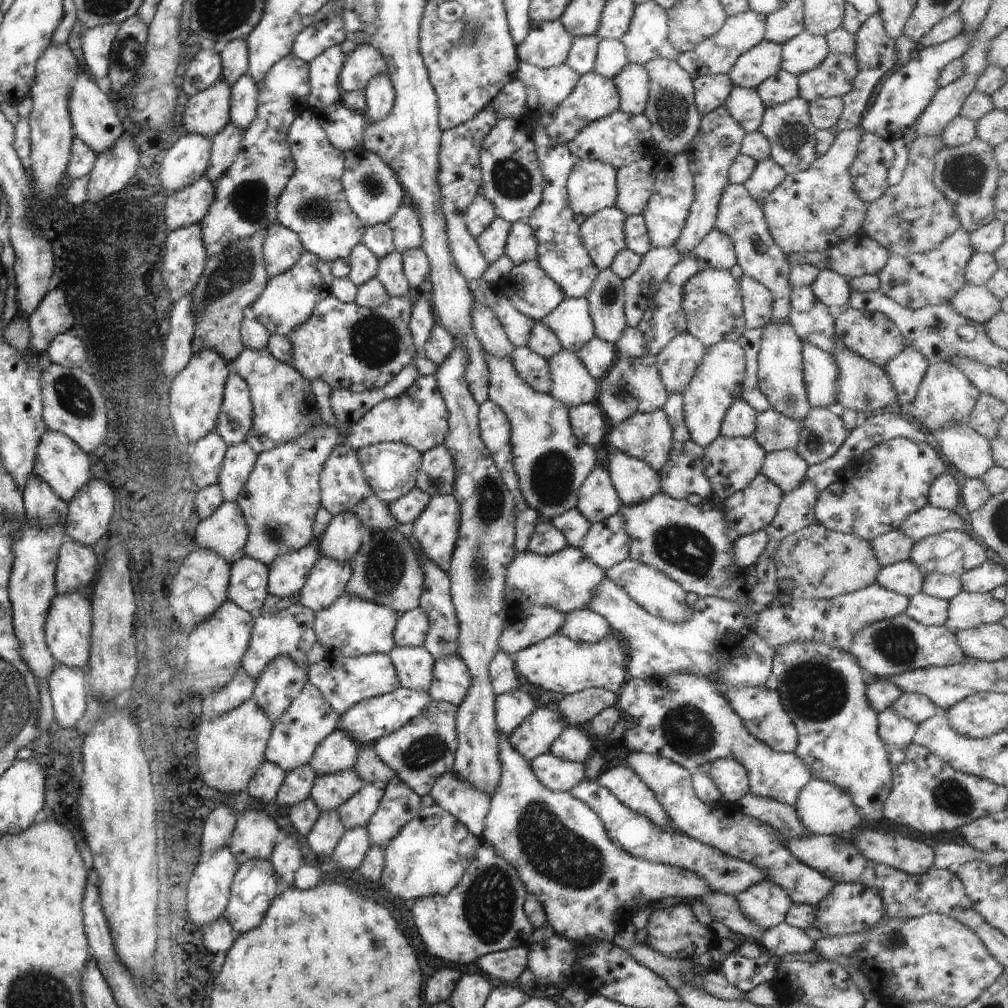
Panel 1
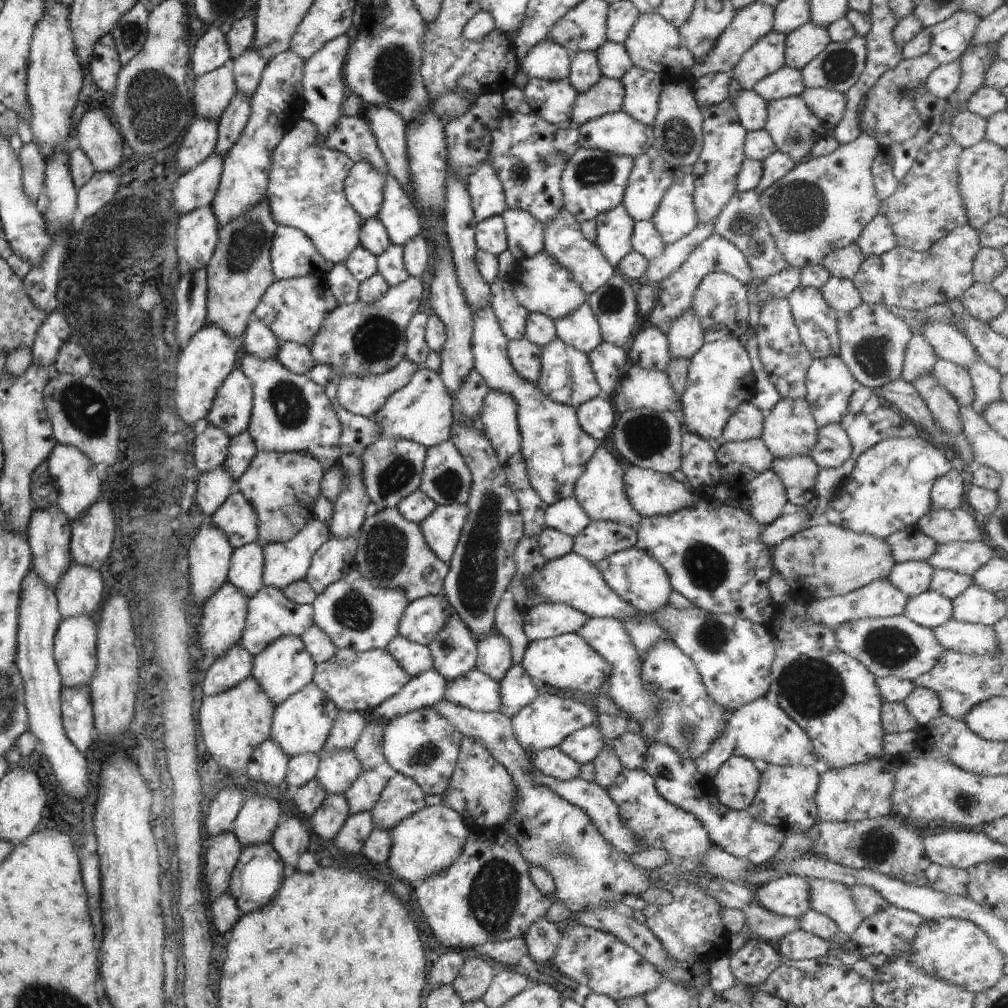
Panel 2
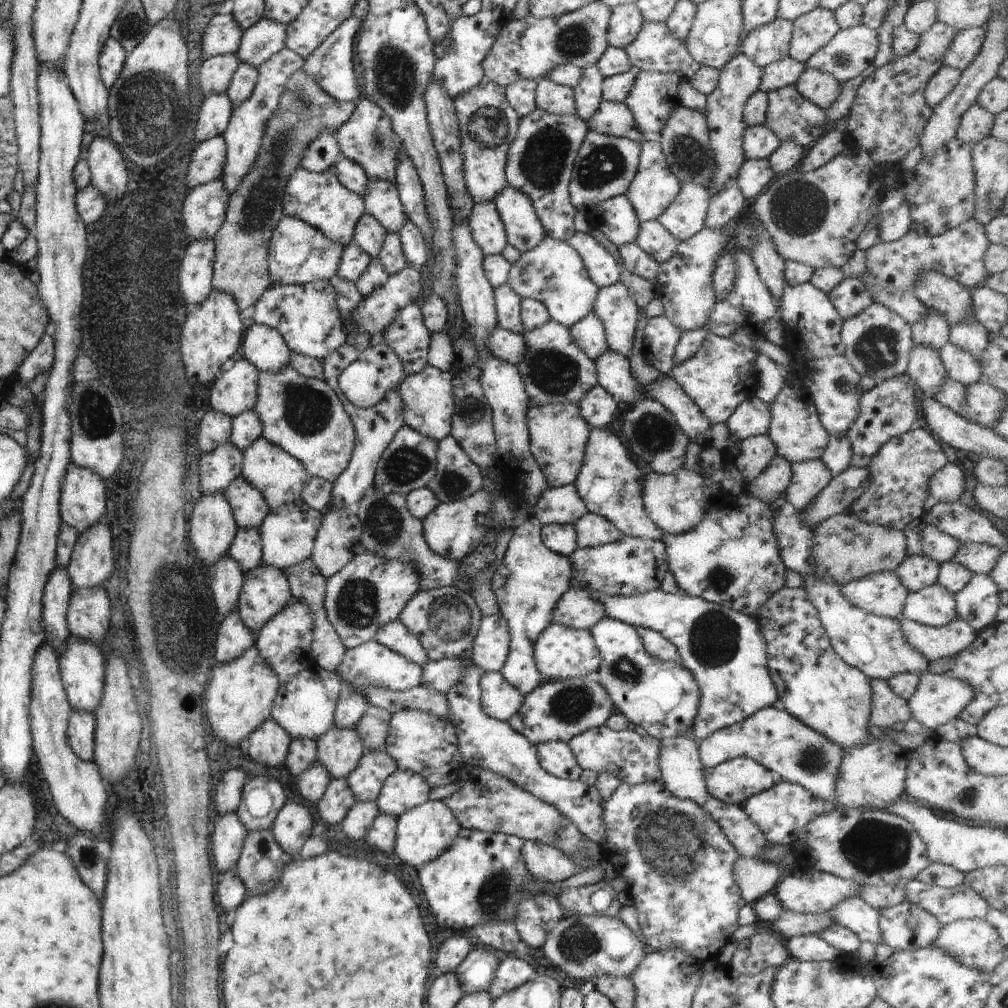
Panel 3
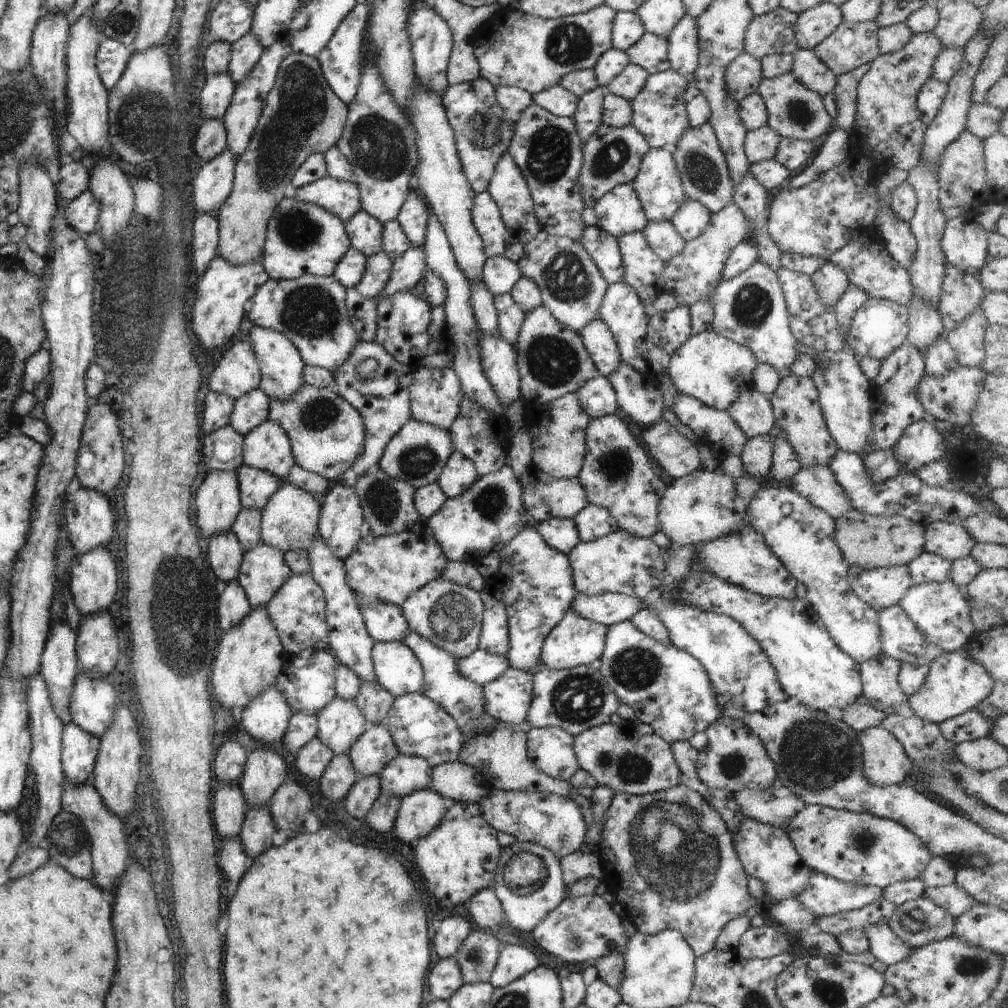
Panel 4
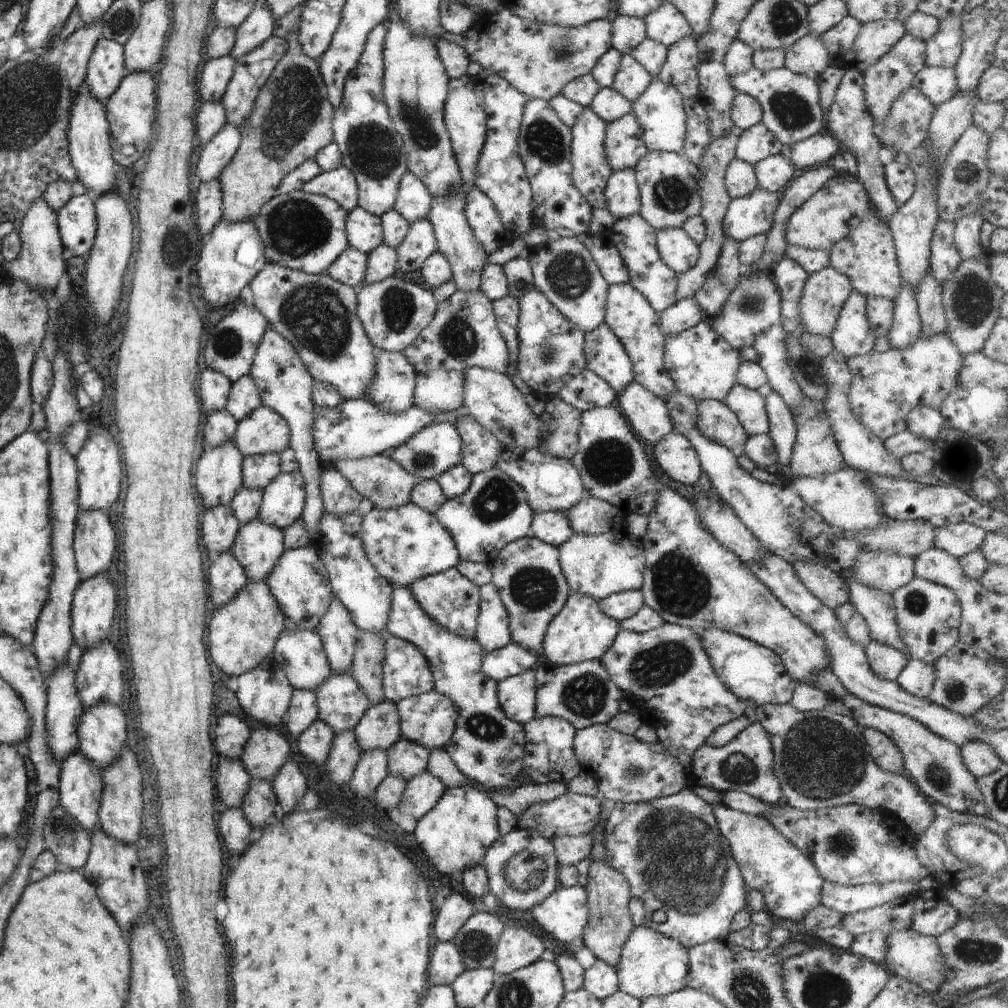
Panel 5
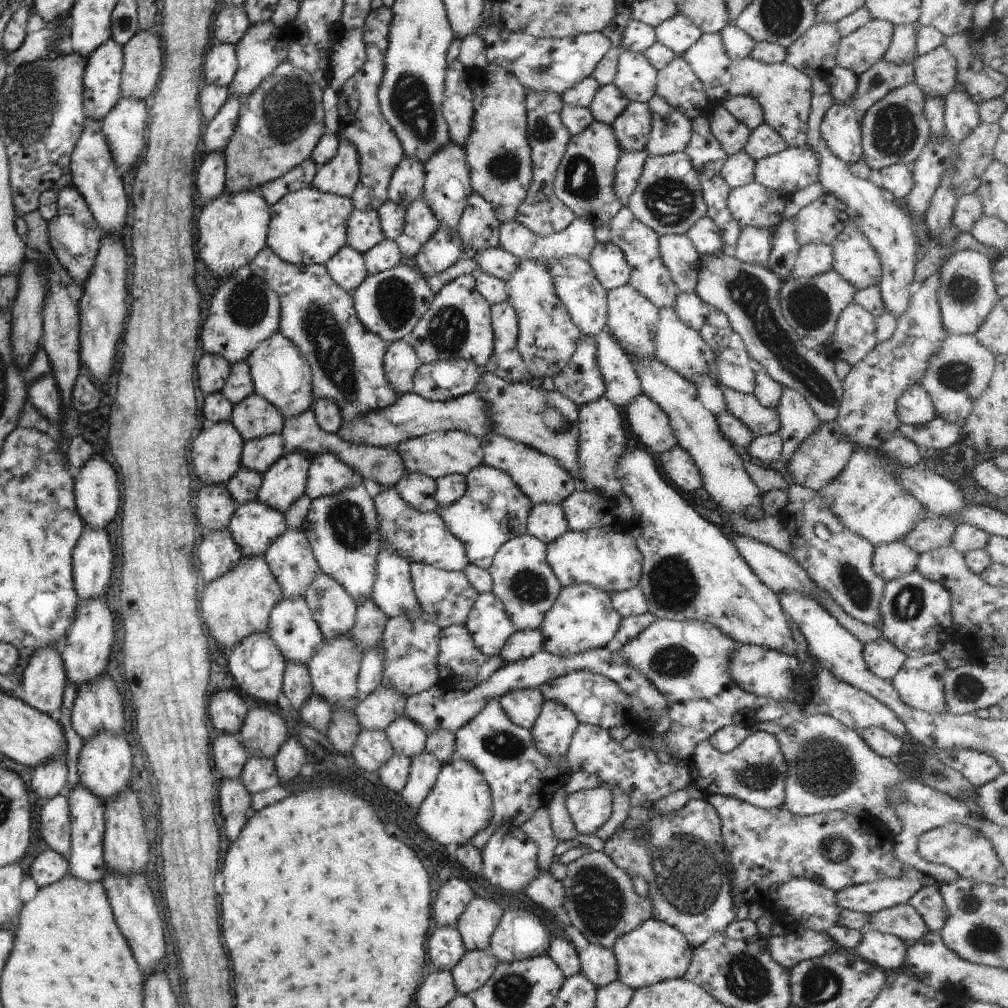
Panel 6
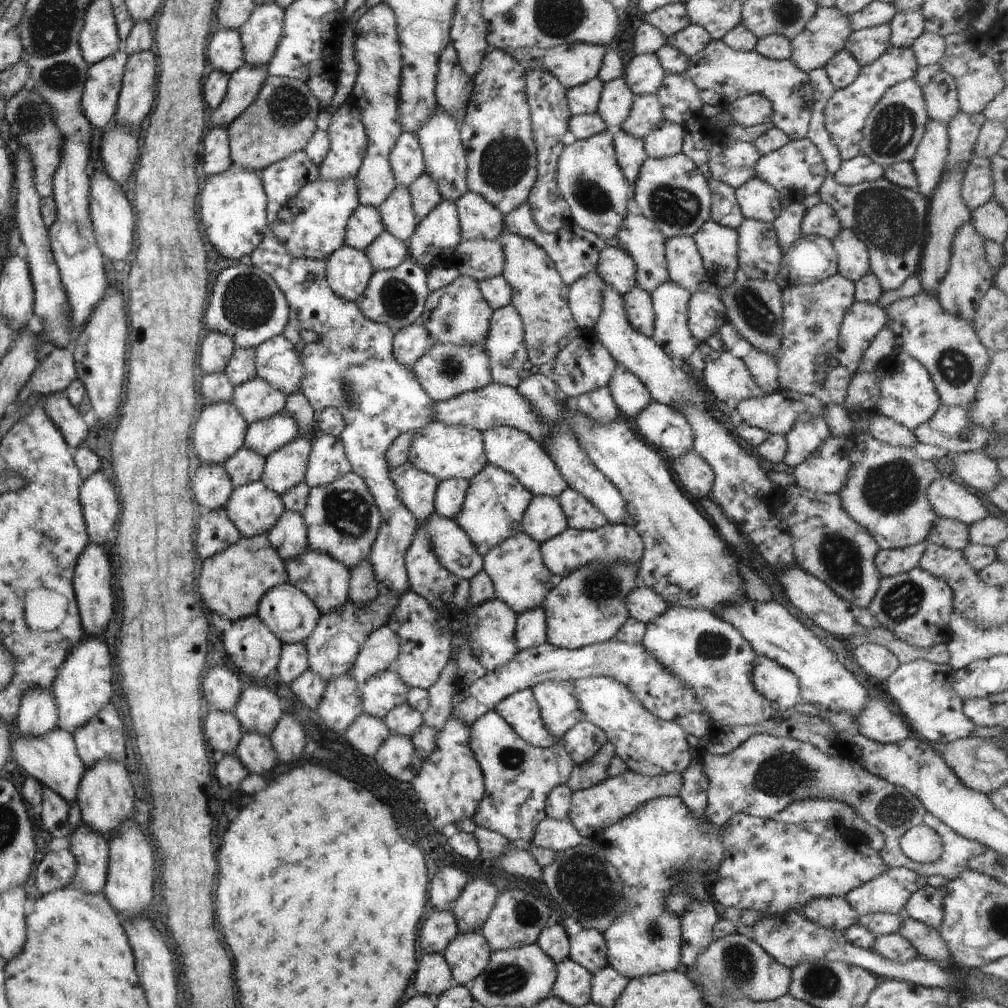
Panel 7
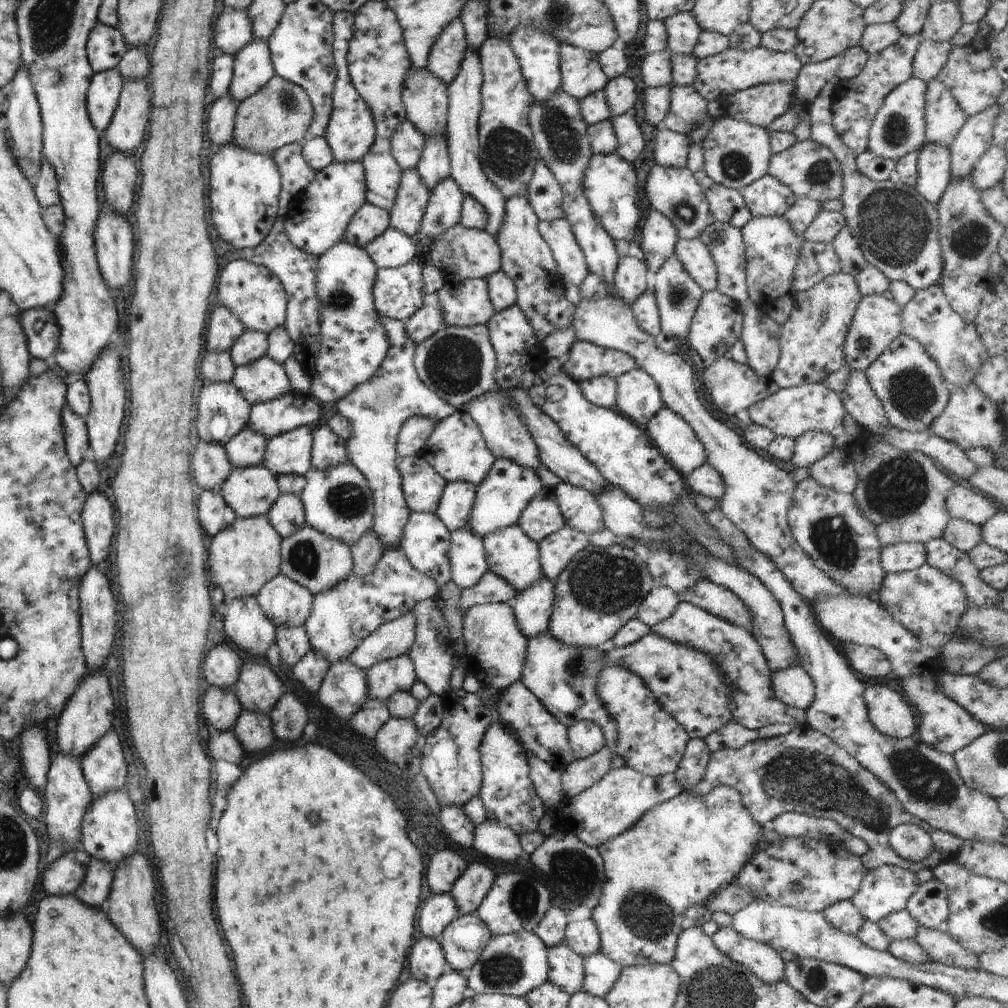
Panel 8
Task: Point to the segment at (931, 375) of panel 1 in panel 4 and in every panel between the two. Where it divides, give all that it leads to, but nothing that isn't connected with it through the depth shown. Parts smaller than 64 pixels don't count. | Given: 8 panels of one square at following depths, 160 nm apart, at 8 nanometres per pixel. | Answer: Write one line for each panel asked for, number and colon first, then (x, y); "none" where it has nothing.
2: (955, 380)
3: (959, 366)
4: (966, 341)

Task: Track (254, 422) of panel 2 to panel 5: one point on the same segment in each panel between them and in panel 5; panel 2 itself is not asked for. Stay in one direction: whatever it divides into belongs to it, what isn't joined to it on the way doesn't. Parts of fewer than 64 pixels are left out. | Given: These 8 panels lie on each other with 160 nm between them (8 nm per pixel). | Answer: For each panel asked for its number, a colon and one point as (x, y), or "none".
3: (304, 417)
4: (325, 434)
5: (356, 428)

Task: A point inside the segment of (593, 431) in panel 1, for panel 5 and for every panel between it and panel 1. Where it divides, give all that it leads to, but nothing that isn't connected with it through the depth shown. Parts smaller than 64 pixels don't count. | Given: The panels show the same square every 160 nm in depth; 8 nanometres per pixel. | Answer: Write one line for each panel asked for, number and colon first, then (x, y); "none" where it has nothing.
2: (596, 417)
3: (598, 408)
4: (597, 398)
5: (585, 391)

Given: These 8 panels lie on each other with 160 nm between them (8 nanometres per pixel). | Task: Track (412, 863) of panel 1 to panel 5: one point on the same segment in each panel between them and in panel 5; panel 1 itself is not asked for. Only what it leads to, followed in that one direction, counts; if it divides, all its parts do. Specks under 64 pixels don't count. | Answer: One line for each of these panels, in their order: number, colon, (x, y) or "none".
2: (426, 842)
3: (424, 832)
4: (419, 813)
5: (420, 793)

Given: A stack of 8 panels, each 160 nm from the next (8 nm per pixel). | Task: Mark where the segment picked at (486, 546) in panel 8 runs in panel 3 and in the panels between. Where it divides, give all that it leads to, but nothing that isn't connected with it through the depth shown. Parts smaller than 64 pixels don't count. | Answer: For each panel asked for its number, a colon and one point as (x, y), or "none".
3: (538, 577)
4: (534, 581)
5: (525, 573)
6: (522, 579)
7: (519, 579)

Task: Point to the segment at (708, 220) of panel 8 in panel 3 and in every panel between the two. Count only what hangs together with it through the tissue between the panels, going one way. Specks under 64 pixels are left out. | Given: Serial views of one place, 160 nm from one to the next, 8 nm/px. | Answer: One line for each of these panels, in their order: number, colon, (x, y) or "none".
3: (653, 187)
4: (657, 186)
5: (667, 189)
6: (667, 199)
7: (670, 192)

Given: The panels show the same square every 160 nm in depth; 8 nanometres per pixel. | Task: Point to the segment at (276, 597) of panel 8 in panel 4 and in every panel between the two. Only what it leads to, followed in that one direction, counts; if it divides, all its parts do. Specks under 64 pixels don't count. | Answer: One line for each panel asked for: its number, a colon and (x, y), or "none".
4: (306, 681)
5: (298, 653)
6: (290, 625)
7: (288, 614)

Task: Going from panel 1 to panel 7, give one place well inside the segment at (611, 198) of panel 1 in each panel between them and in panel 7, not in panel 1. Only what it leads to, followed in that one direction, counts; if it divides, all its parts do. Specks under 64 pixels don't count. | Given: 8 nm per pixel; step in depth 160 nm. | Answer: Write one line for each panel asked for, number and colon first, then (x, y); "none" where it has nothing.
2: (592, 181)
3: (604, 166)
4: (610, 157)
5: (623, 143)
6: (631, 128)
7: (645, 114)

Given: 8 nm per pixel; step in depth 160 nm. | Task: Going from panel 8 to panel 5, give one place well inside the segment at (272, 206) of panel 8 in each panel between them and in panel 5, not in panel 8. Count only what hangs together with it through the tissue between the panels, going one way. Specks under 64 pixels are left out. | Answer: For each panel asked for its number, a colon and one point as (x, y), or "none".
5: (232, 254)
6: (231, 230)
7: (232, 205)

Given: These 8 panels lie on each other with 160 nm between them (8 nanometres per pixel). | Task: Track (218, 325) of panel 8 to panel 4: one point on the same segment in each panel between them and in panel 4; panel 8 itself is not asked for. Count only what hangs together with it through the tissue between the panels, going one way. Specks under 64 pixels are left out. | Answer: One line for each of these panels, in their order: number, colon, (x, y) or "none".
4: (217, 410)
5: (213, 387)
6: (212, 371)
7: (216, 347)

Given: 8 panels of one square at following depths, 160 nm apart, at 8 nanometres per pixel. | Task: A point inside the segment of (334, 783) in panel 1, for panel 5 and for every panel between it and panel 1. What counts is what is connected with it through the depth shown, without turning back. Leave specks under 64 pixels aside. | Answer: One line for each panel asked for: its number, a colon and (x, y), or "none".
2: (335, 771)
3: (338, 750)
4: (339, 724)
5: (340, 702)

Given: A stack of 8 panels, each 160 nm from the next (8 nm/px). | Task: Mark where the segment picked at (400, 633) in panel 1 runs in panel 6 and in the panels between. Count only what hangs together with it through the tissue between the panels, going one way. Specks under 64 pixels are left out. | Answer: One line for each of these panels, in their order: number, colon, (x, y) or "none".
2: (421, 619)
3: (444, 620)
4: (448, 615)
5: (446, 597)
6: (446, 596)

